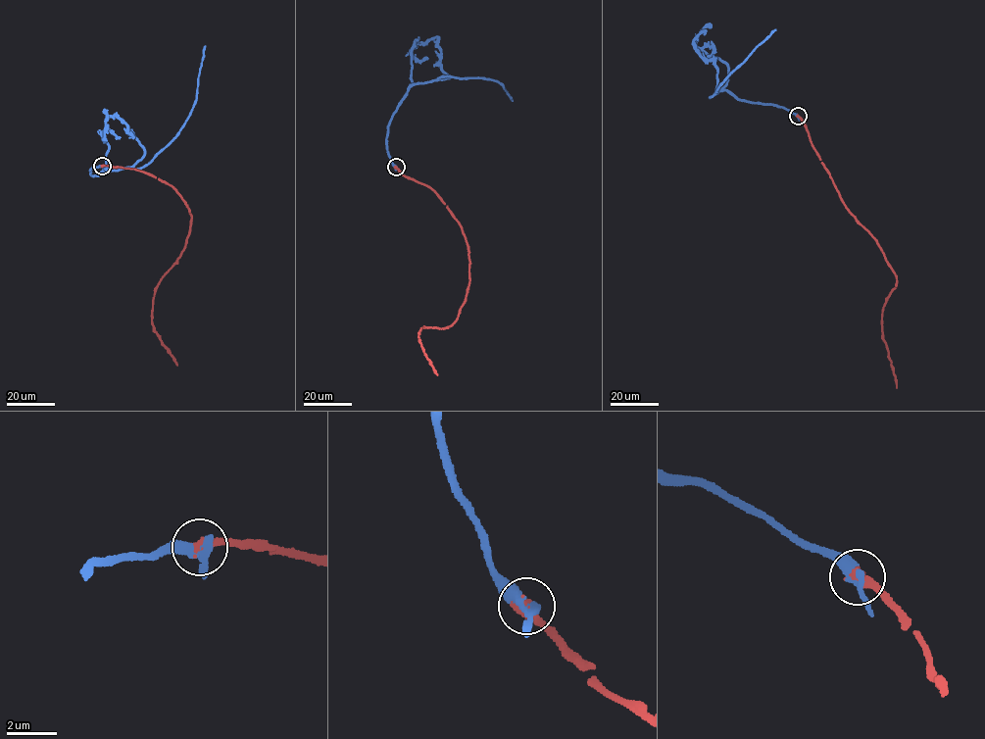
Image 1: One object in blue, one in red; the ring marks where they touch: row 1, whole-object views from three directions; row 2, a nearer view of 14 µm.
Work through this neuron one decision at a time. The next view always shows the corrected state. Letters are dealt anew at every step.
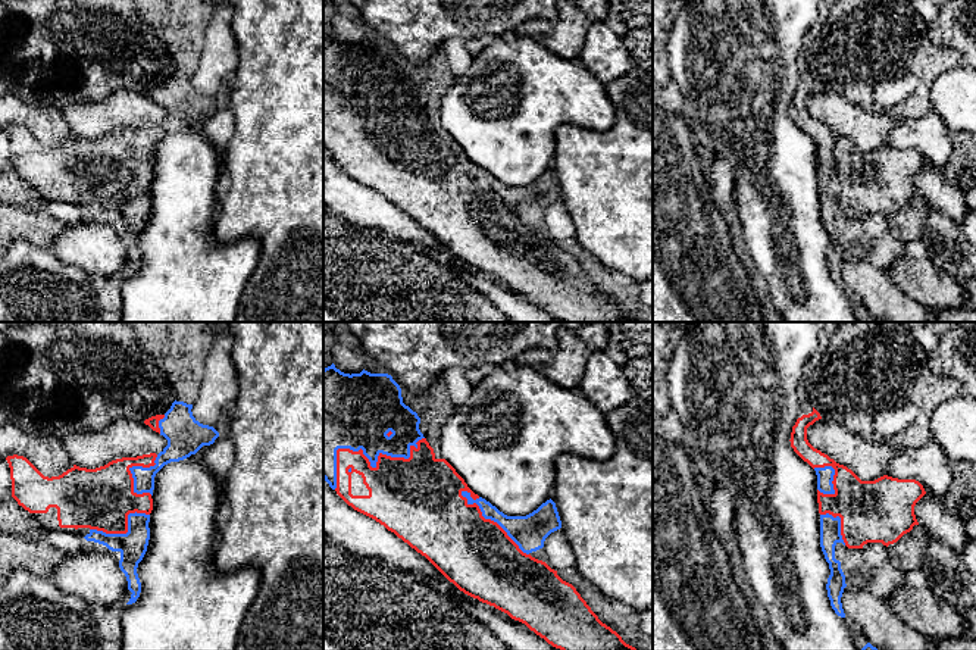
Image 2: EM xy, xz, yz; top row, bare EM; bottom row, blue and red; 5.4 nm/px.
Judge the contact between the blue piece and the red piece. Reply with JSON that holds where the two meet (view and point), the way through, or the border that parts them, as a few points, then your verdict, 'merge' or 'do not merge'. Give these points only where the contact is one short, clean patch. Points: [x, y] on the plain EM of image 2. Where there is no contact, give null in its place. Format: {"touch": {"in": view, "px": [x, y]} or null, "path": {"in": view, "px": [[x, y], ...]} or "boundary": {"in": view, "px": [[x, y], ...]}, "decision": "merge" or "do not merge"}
{"touch": {"in": "xz", "px": [369, 130]}, "decision": "merge"}

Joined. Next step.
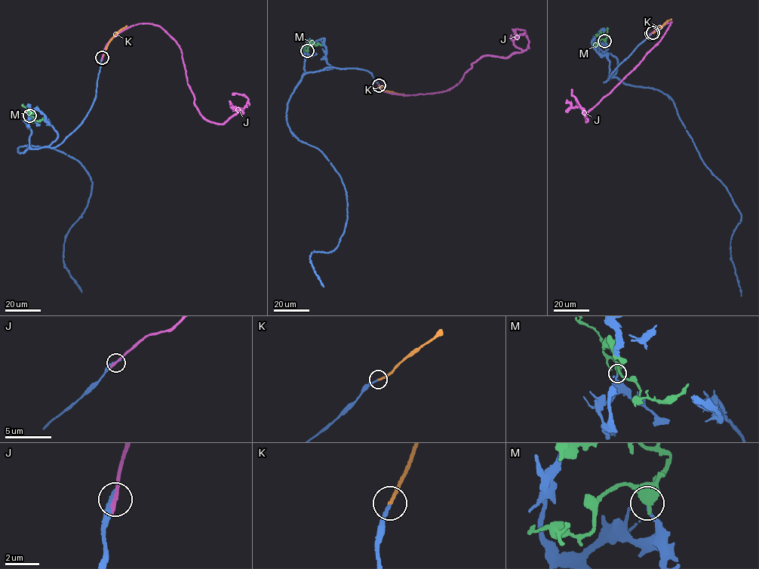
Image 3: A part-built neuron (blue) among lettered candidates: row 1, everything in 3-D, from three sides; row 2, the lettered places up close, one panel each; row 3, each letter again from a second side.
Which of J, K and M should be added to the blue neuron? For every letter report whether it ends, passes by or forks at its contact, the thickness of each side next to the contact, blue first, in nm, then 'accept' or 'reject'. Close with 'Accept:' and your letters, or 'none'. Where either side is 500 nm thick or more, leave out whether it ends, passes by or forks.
J: it ends; calibres 300 and 280 nm; reject
K: it ends; calibres 190 and 220 nm; accept
M: calibres 180 and 550 nm; reject
Accept: K

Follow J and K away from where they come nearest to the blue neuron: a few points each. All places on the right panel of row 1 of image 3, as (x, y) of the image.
J: (651, 33), (671, 21), (643, 59), (588, 112), (585, 122), (584, 109), (572, 90)
K: (652, 32), (671, 19)

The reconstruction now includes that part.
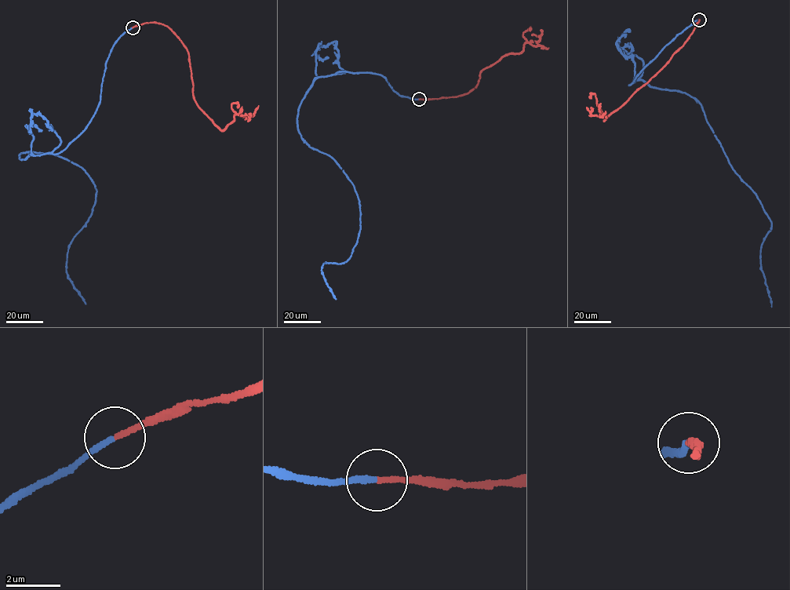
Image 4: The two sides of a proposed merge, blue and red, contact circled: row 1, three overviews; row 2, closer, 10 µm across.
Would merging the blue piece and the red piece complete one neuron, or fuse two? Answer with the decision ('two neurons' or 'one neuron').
one neuron

